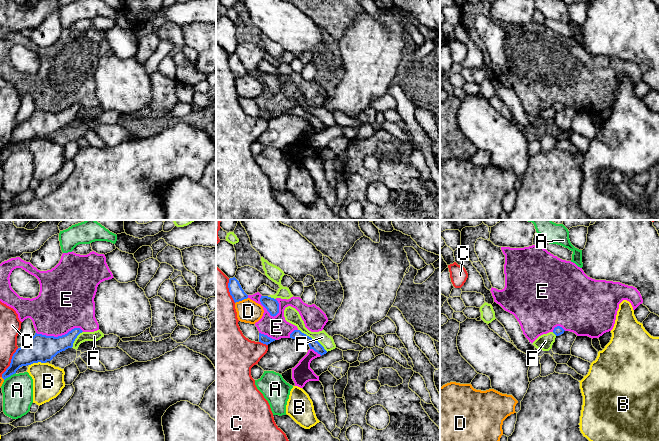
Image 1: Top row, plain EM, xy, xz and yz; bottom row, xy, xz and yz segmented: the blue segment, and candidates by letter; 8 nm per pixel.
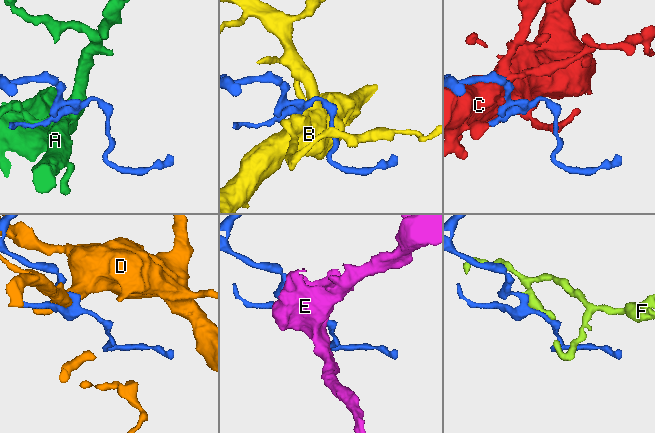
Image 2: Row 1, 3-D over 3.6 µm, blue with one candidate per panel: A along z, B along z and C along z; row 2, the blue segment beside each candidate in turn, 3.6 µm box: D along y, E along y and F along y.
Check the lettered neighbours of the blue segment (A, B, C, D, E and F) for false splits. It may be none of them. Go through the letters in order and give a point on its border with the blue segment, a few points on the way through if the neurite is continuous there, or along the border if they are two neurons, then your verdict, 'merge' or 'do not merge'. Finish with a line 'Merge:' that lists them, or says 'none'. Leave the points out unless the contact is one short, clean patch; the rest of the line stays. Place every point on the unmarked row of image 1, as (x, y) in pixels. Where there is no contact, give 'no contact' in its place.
A: meets blue in xy at (9, 152); border along xy (15, 148), (4, 156); do not merge
B: meets blue in xy at (37, 138); border along xy (45, 138), (33, 138), (29, 141); do not merge
C: meets blue in xy at (11, 138); do not merge
D: meets blue in xz at (241, 76); do not merge
E: meets blue in xy at (59, 112); do not merge
F: meets blue in xz at (313, 115); do not merge
Merge: none

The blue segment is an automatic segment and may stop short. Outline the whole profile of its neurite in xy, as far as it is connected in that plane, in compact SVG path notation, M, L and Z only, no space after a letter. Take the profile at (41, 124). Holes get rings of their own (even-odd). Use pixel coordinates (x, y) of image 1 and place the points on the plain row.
M74 104L67 110L58 113L35 109L29 118L18 124L13 130L10 142L2 150L2 154L5 156L22 142L51 137L58 129L72 124L75 115L82 108L80 104Z

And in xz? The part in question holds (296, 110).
M294 106L290 110L290 114L297 115L297 116L307 119L309 121L310 125L313 125L315 128L317 128L321 132L327 129L327 127L324 125L324 123L318 117L316 117L316 116L312 115L311 113L307 112L306 110L302 109L300 106Z

